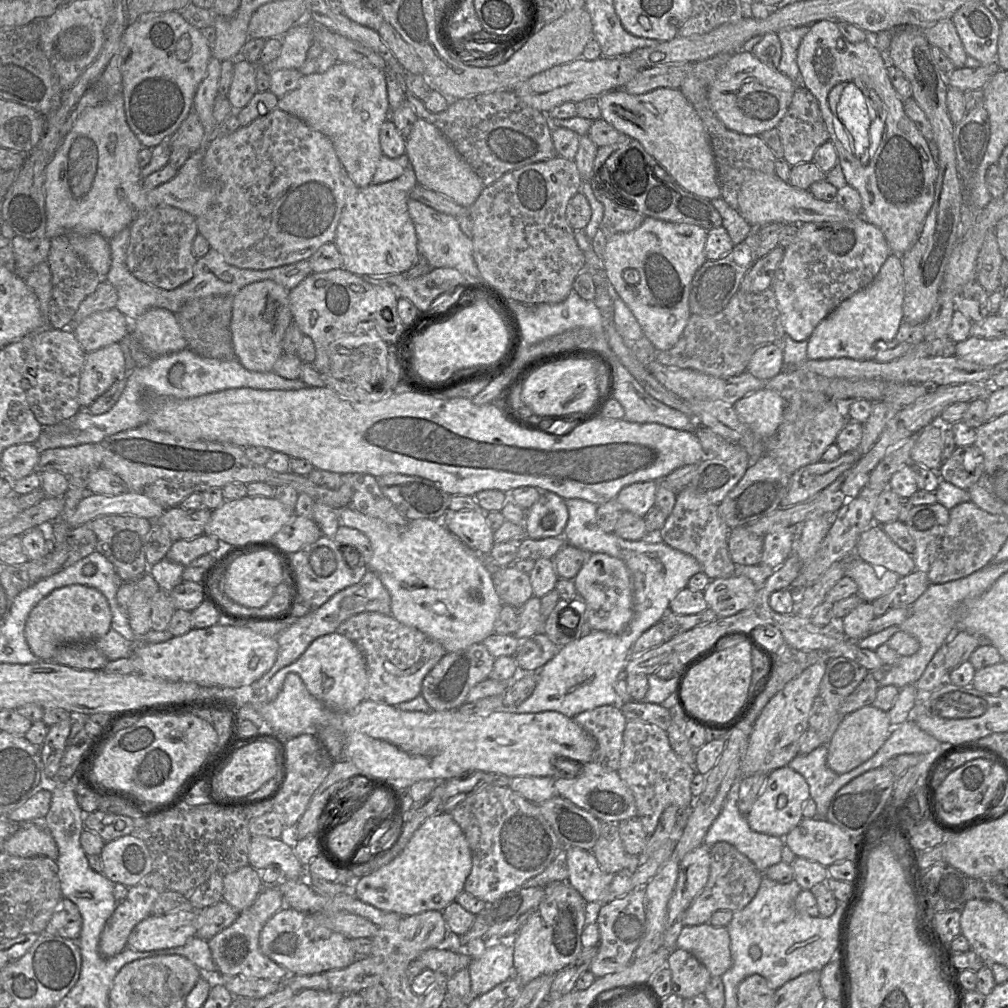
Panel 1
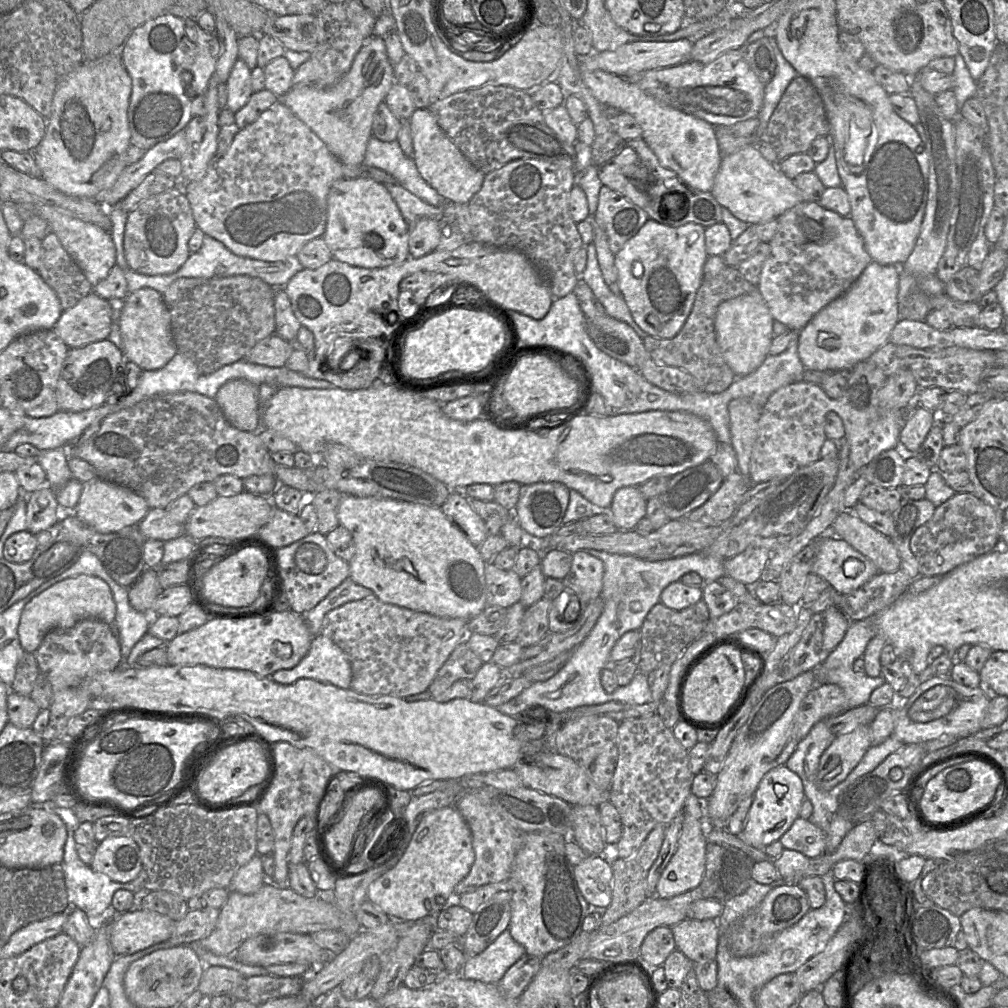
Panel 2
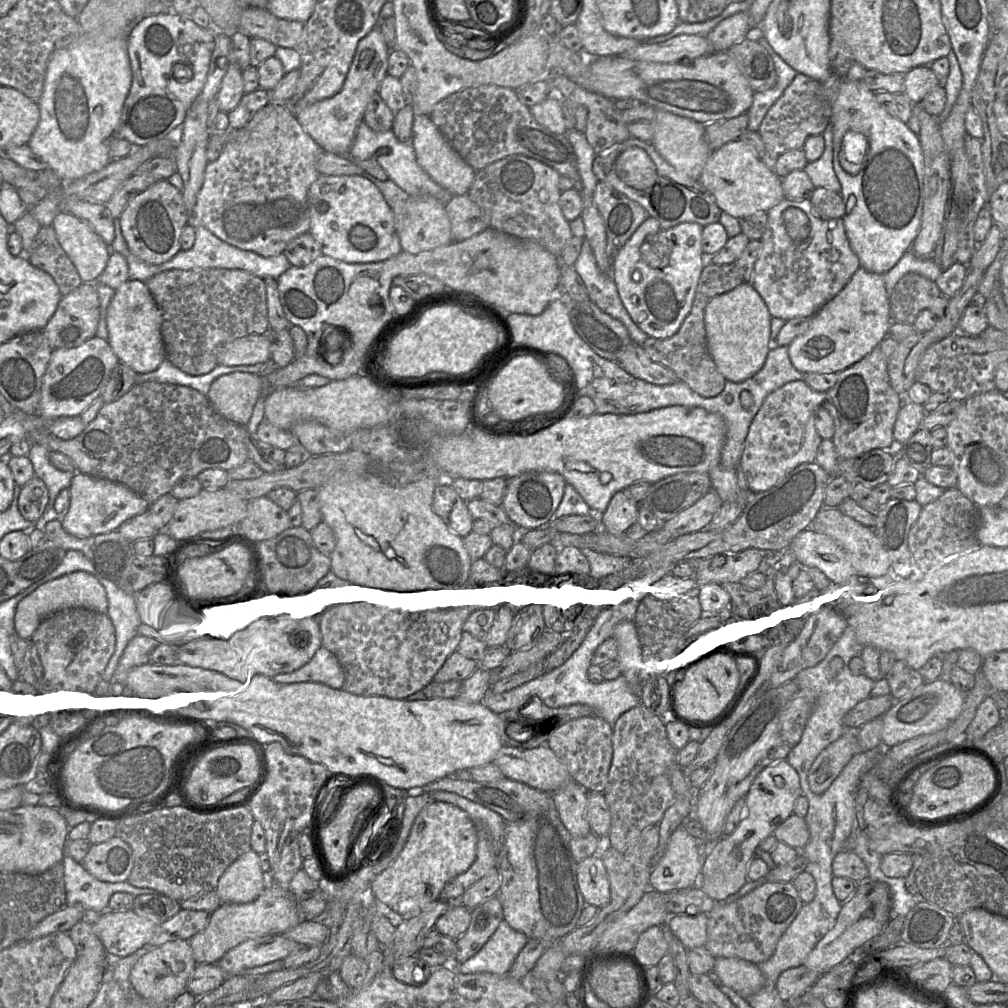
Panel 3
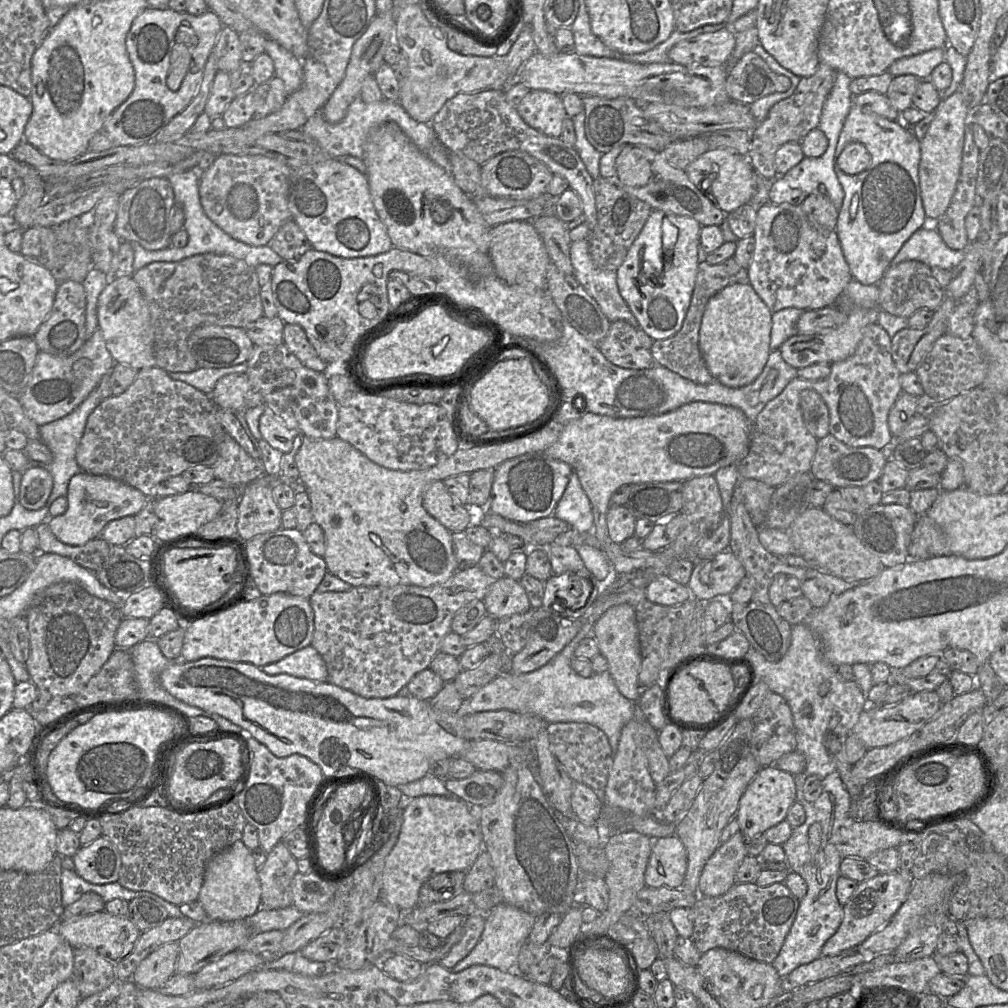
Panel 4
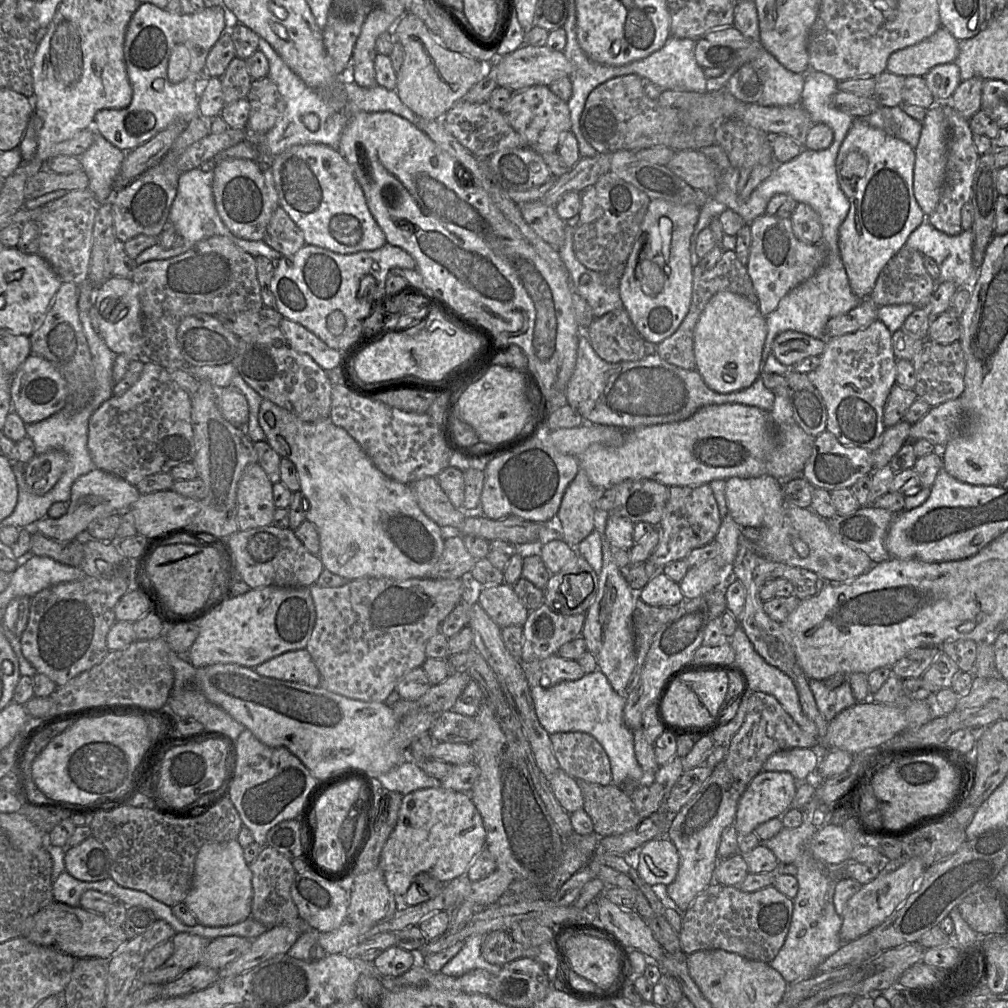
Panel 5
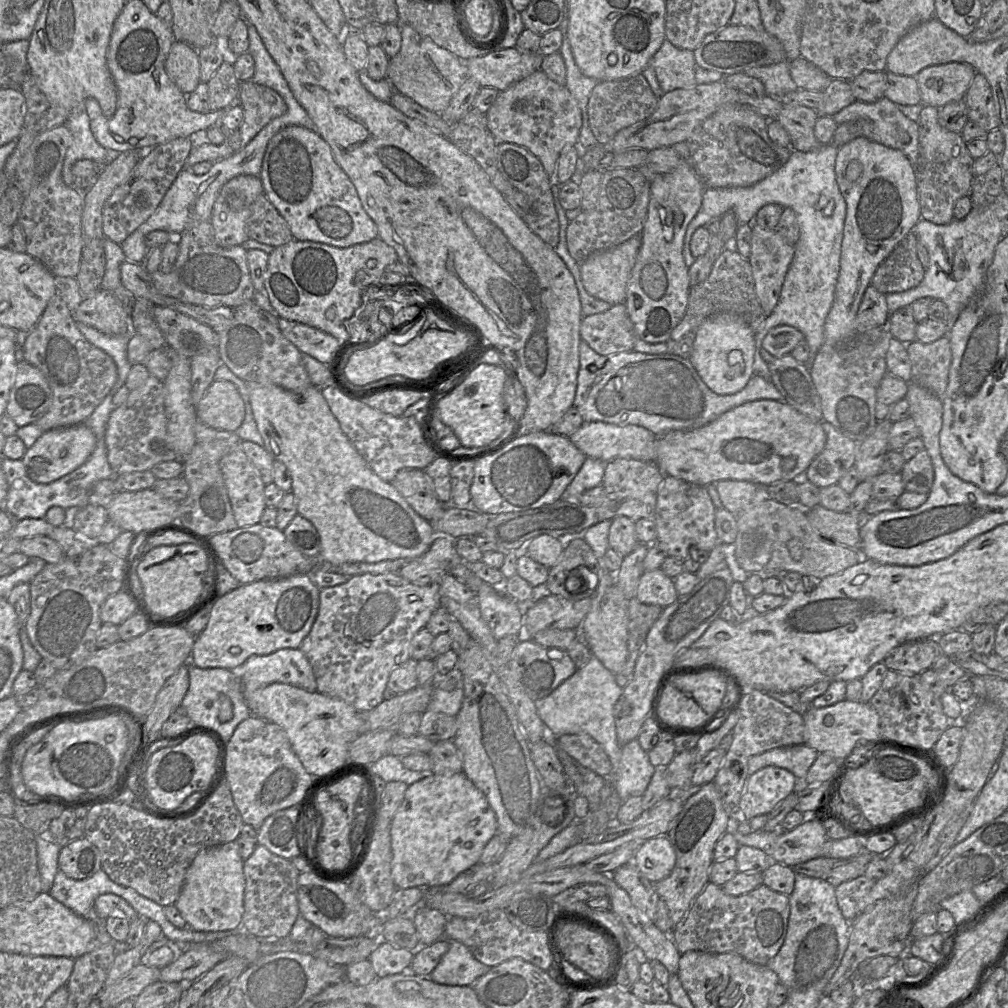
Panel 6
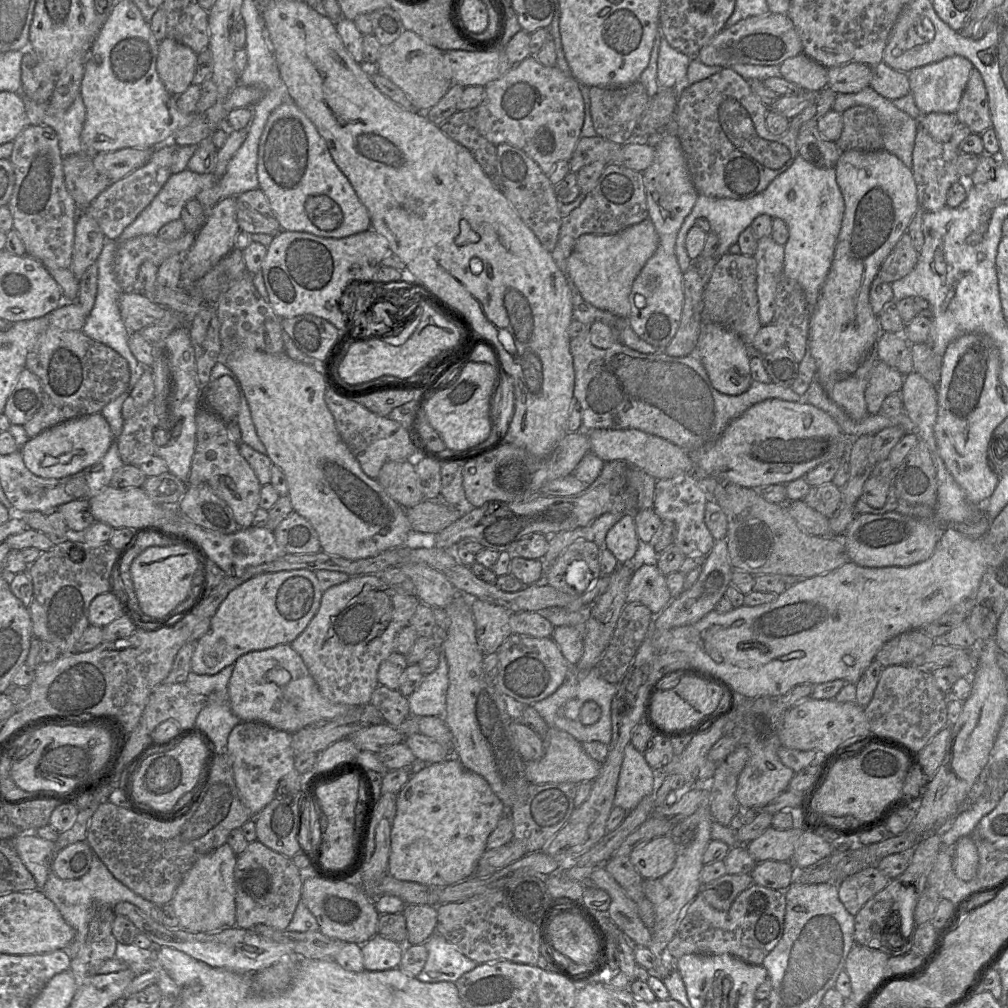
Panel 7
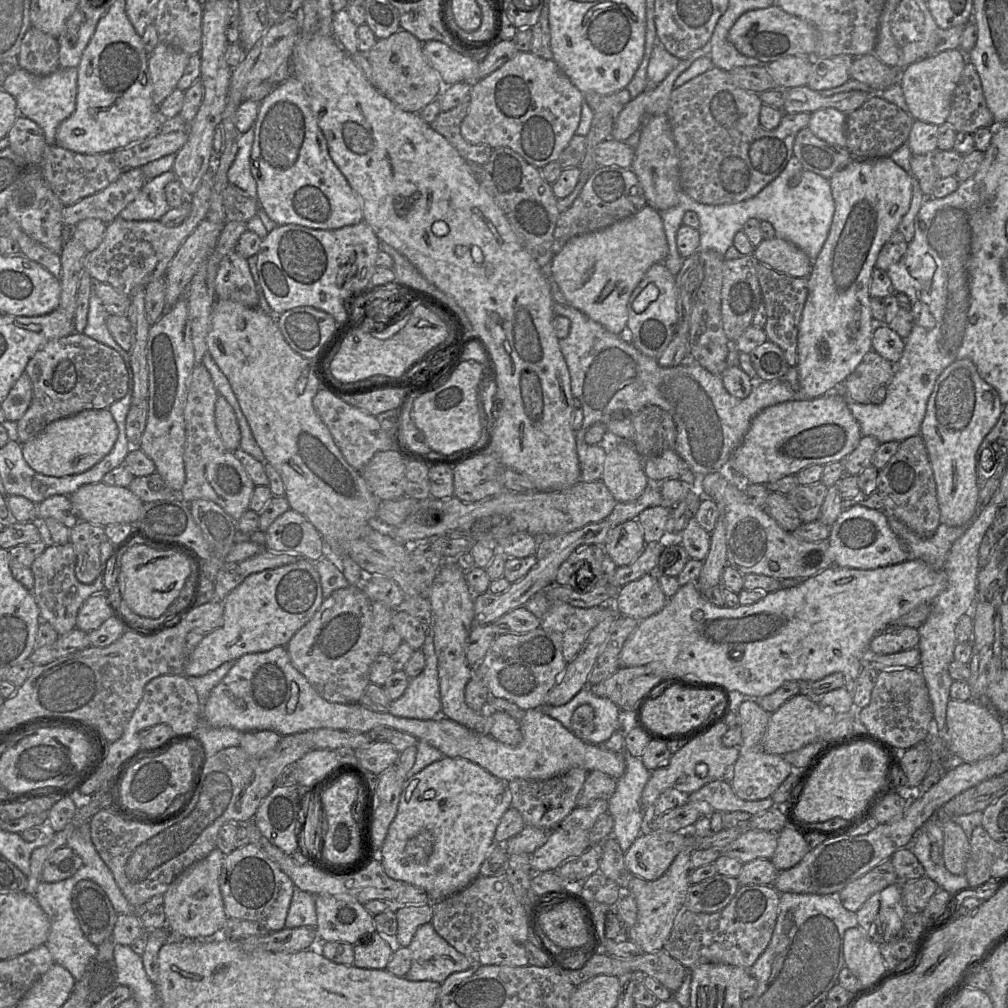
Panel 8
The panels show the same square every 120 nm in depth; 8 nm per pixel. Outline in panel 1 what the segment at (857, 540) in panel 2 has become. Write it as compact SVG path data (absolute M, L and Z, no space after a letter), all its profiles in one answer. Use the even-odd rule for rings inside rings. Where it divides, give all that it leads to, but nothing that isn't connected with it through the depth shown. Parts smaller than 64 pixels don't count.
M878 523L861 533L855 554L871 565L897 573L900 578L916 571L912 554L899 547Z

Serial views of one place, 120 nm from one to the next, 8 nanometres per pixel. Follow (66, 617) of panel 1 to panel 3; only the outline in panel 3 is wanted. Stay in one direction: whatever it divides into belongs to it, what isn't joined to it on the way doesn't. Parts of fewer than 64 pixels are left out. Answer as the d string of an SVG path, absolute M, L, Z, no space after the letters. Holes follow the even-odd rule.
M75 571L52 580L21 600L15 614L15 632L24 640L31 640L40 623L49 615L71 608L86 608L107 614L108 599L104 587L91 574Z

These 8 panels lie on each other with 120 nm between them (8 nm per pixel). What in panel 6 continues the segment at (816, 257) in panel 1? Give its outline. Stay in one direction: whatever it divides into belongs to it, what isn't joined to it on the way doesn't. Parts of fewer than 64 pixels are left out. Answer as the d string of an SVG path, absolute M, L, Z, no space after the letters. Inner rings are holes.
M753 224L749 262L756 295L766 317L779 301L794 252L794 245L788 244L776 230Z

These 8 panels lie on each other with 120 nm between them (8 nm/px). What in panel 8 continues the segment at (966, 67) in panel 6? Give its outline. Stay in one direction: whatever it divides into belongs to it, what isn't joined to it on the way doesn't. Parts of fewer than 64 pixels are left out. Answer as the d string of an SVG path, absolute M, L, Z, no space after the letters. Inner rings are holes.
M950 49L921 59L900 71L898 82L914 120L937 126L946 123L953 93L967 61L959 49Z

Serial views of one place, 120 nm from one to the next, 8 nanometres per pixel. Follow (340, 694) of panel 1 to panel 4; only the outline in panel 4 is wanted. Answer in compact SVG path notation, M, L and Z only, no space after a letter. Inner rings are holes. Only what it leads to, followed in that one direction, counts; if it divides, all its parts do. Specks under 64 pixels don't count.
M312 646L298 650L278 662L263 666L261 669L269 675L288 674L321 683L328 682L326 663Z

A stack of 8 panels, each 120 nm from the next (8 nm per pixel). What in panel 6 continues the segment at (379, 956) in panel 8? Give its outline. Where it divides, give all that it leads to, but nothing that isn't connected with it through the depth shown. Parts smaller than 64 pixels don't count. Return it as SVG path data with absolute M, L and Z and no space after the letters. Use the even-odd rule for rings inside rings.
M380 941L377 948L371 953L368 960L377 976L383 978L407 972L413 957L426 946L419 943L413 950L397 948L390 943Z

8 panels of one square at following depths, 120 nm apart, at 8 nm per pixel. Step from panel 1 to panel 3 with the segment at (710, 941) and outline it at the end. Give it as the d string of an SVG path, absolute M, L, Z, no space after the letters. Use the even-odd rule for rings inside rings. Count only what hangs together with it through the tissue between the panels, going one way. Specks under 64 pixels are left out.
M707 914L671 915L665 924L687 950L704 947L707 940Z

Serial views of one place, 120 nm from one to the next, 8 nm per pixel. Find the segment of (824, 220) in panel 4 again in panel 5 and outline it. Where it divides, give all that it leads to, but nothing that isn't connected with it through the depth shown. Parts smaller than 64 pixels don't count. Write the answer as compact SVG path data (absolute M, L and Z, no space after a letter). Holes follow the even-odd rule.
M798 203L790 219L798 240L806 244L821 243L823 232L820 216L811 206Z

